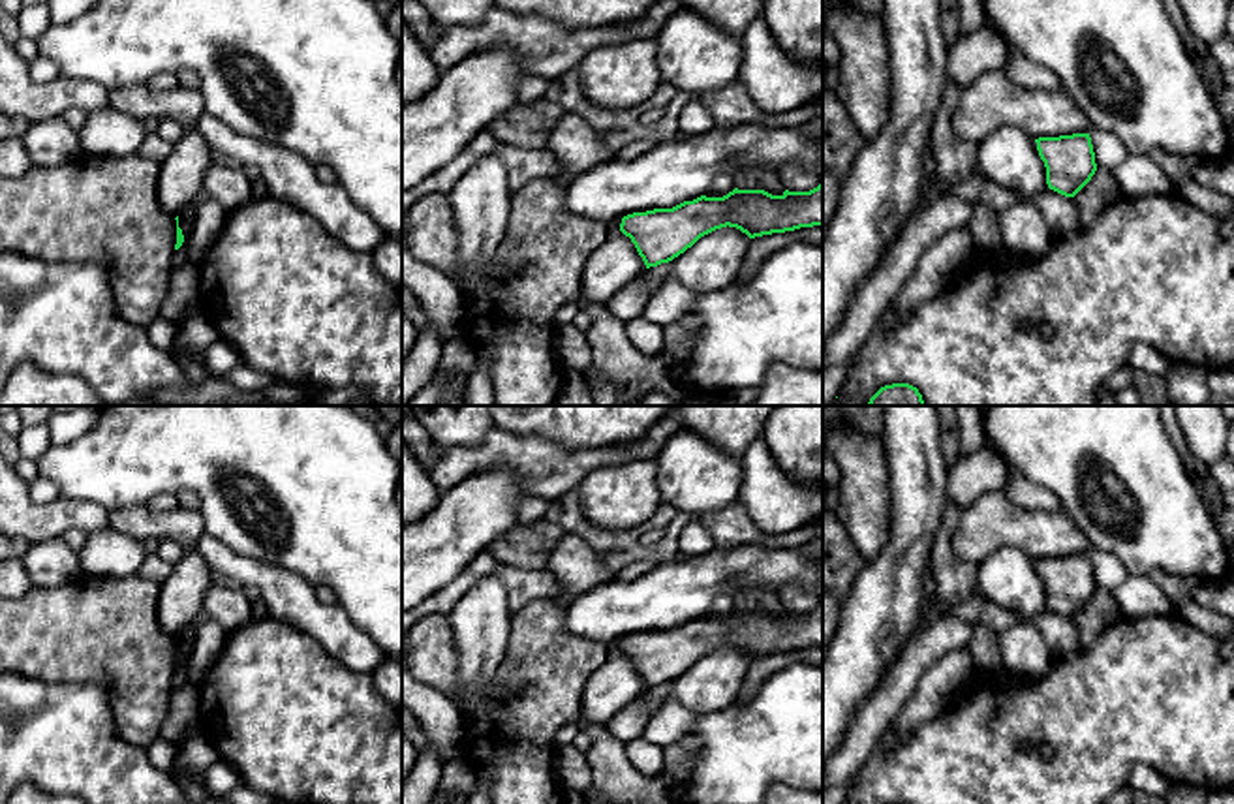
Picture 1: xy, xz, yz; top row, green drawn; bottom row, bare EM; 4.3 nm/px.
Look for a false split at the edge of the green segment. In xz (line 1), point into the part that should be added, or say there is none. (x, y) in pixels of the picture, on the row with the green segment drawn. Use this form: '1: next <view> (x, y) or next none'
1: next none

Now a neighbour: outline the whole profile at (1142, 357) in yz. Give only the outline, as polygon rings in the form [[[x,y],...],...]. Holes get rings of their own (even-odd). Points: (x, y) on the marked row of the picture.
[[[1138,342],[1133,346],[1125,364],[1131,366],[1133,370],[1142,370],[1148,374],[1157,374],[1161,378],[1166,378],[1172,361],[1163,357],[1159,351],[1149,348],[1146,342]]]

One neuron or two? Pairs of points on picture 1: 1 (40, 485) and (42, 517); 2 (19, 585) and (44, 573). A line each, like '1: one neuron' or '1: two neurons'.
1: two neurons
2: two neurons

